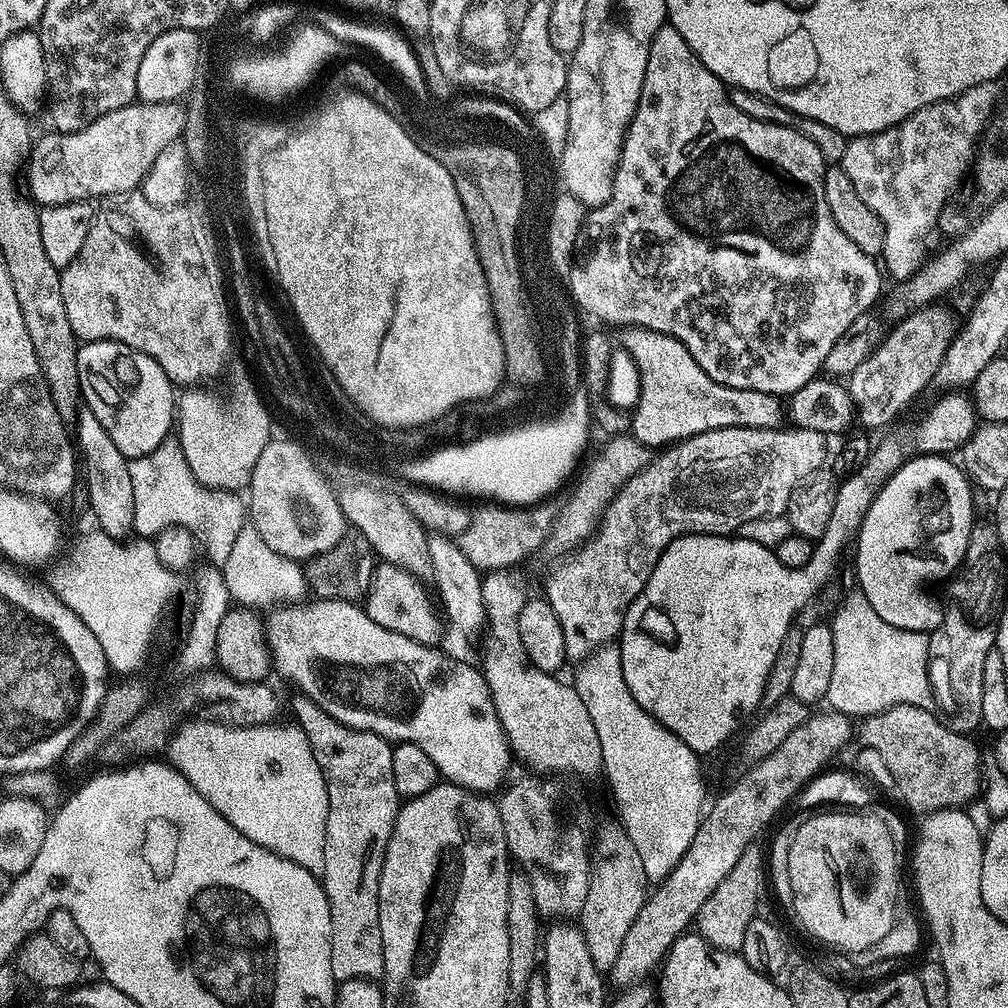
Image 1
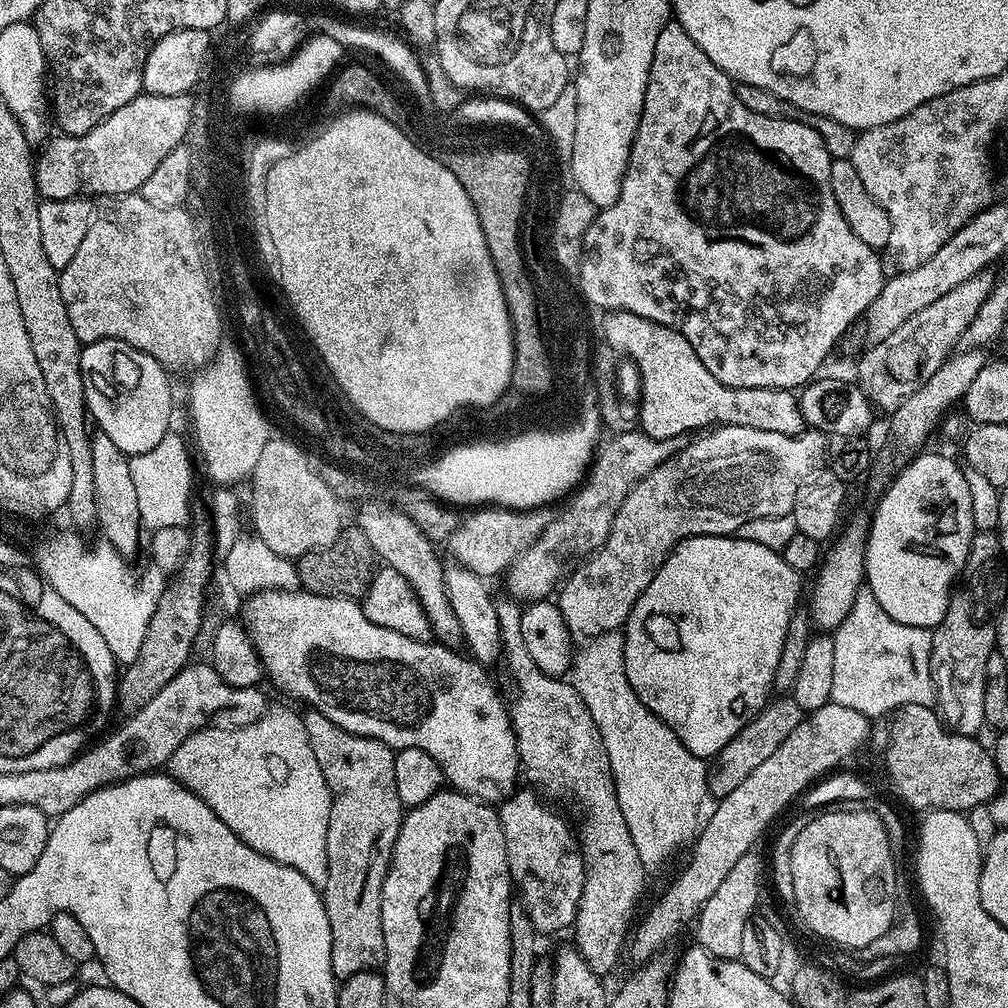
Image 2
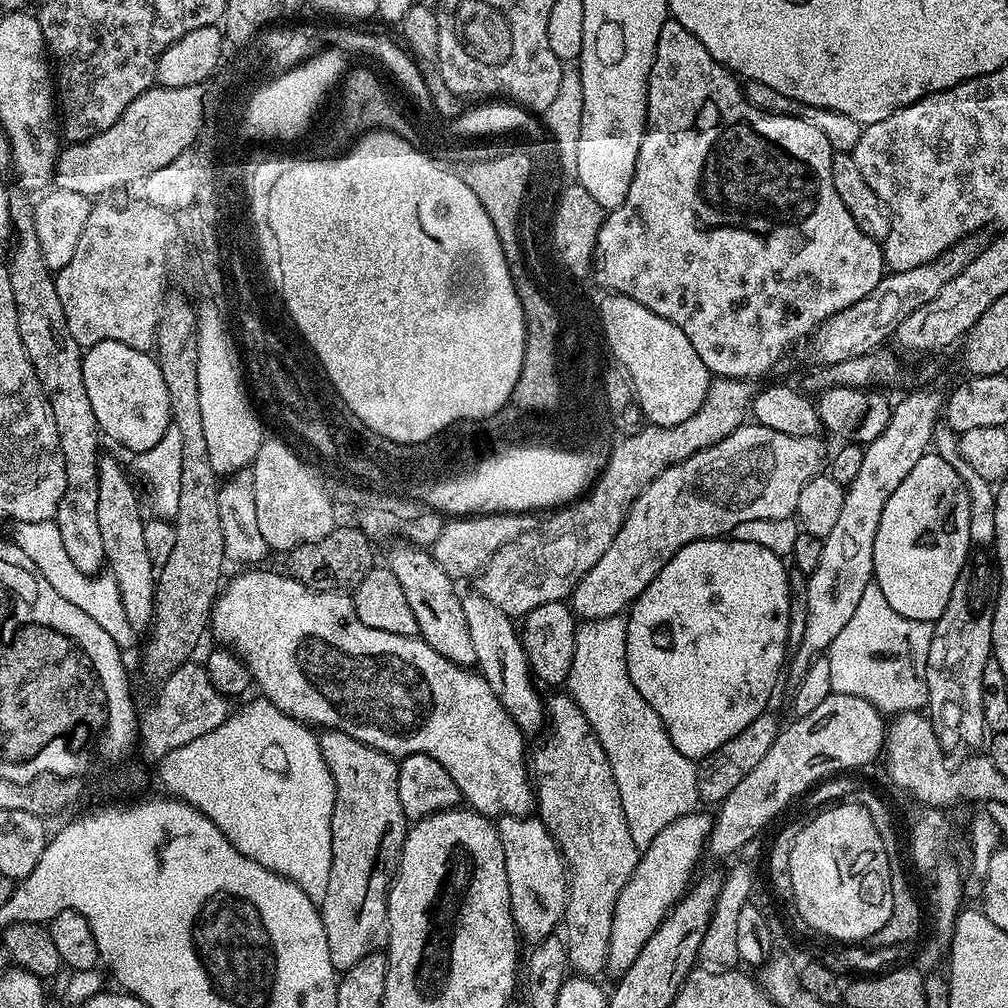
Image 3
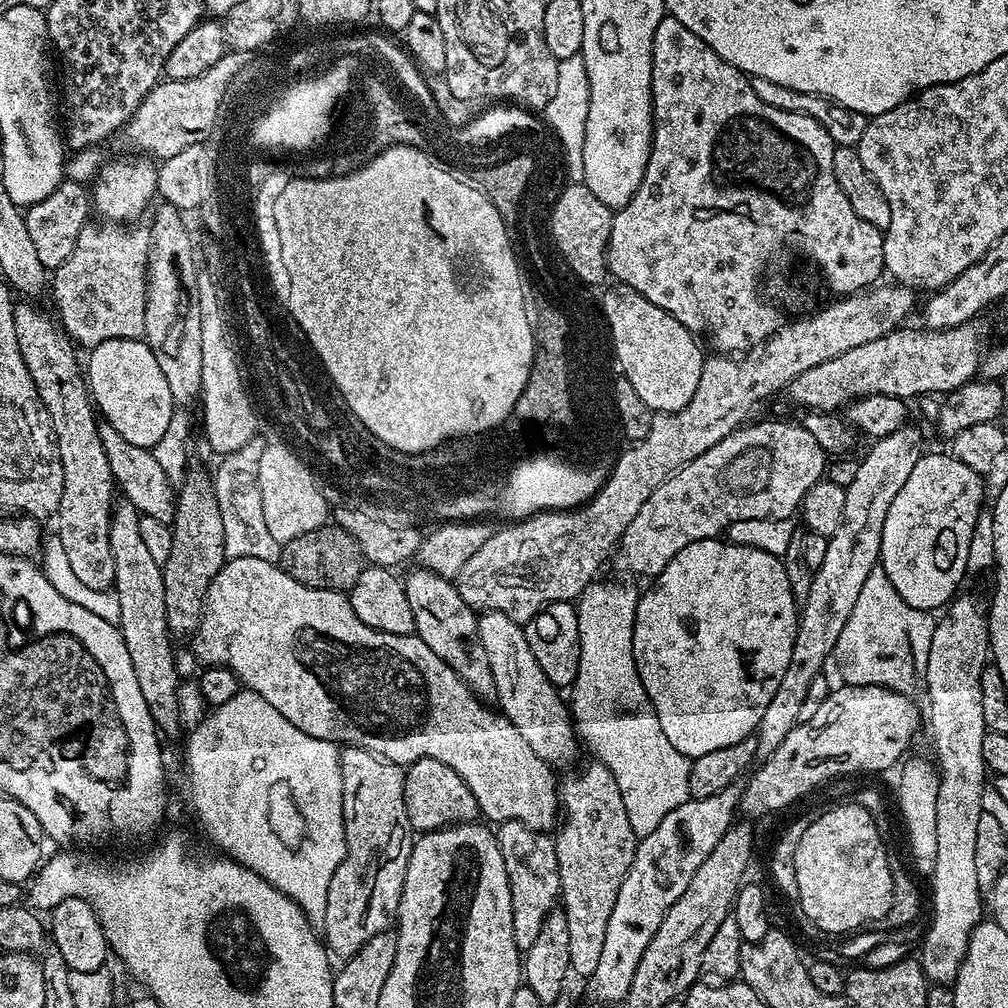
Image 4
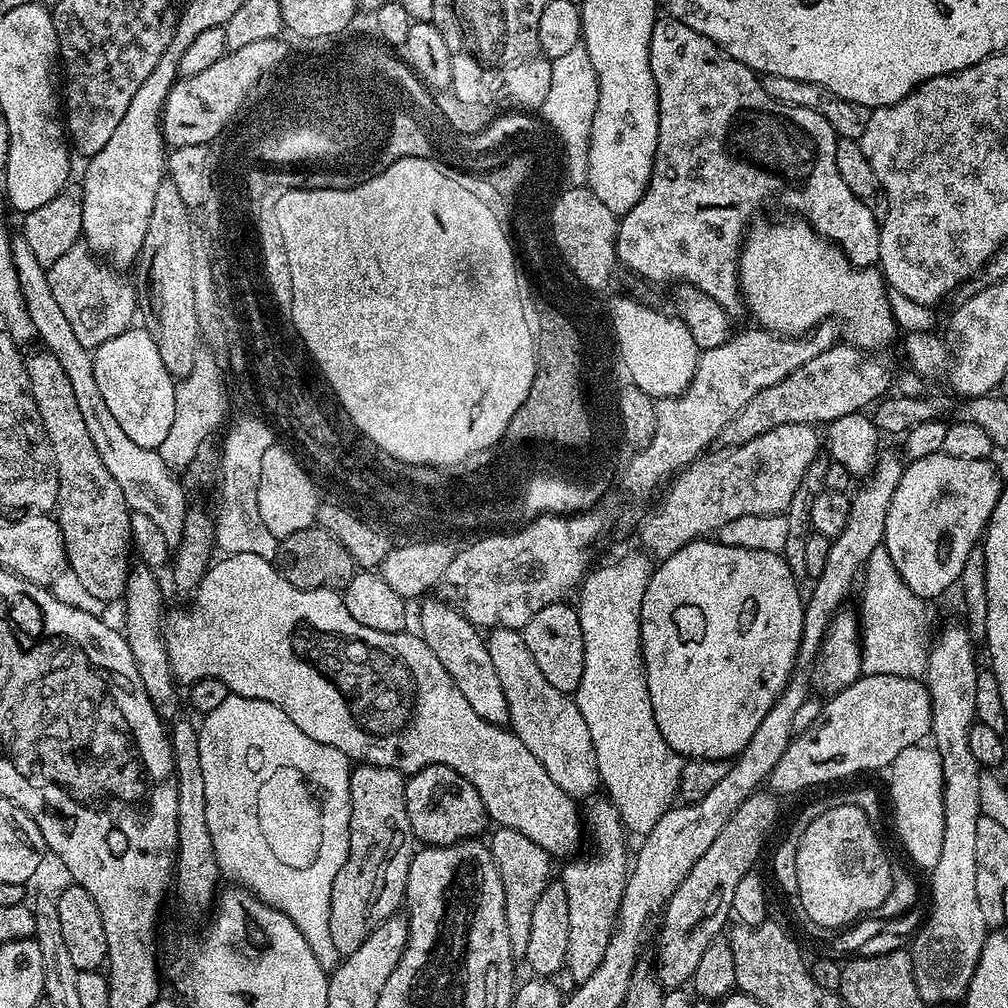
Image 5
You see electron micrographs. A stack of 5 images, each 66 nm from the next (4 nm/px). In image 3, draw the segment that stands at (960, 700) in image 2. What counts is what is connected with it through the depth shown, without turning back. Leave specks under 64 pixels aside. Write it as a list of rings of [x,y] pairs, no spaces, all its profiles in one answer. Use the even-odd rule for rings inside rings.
[[[966,600],[946,602],[946,610],[932,624],[930,654],[926,658],[927,711],[946,750],[976,750],[985,743],[982,718],[982,666],[993,659],[992,621],[987,615],[967,611]]]

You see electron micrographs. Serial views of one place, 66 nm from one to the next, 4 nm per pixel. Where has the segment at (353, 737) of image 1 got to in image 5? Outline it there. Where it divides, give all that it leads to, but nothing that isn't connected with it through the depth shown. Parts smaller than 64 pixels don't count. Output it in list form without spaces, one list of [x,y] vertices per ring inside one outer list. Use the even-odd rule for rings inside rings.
[[[357,763],[352,768],[350,774],[350,806],[348,807],[348,857],[338,870],[338,878],[332,880],[332,889],[330,890],[330,942],[334,946],[334,950],[340,952],[341,957],[354,954],[354,950],[358,950],[358,946],[362,946],[362,942],[366,942],[366,938],[370,938],[370,934],[374,934],[374,930],[378,930],[378,926],[382,926],[382,922],[386,922],[386,918],[397,915],[399,908],[396,907],[401,907],[404,898],[404,887],[408,881],[410,862],[418,851],[418,841],[412,835],[412,827],[410,826],[410,814],[406,814],[405,779],[405,773],[386,766]]]

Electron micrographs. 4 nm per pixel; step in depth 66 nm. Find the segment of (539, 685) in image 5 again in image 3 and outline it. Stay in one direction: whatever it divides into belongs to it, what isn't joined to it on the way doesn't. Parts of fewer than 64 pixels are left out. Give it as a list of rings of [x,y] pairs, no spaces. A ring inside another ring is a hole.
[[[475,590],[469,592],[469,596],[461,595],[460,601],[462,612],[466,614],[466,626],[470,629],[470,638],[474,641],[478,671],[490,686],[490,690],[494,690],[498,702],[502,702],[510,718],[514,718],[521,732],[539,733],[546,724],[546,704],[542,696],[540,700],[539,694],[536,693],[537,685],[534,683],[532,667],[528,664],[524,646],[520,642],[517,625],[512,625],[515,624],[513,617],[498,610],[498,606],[490,602],[490,598],[480,595]]]

